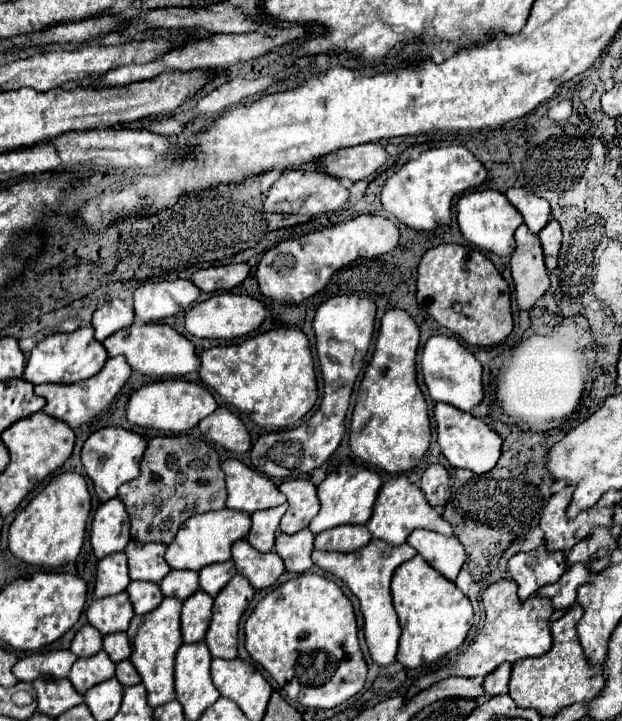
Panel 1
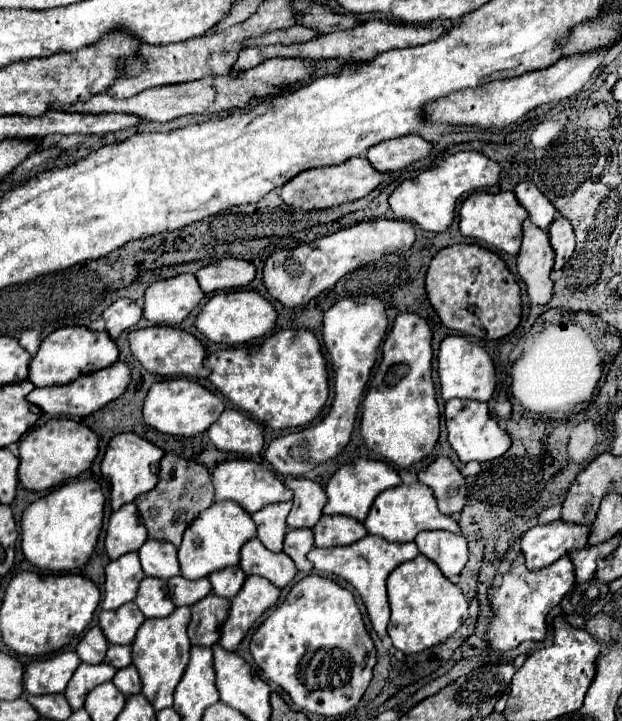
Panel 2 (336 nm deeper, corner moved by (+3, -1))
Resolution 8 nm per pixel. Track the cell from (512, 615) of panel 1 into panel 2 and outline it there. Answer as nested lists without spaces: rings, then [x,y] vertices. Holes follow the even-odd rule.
[[[518,554],[516,560],[510,564],[510,570],[500,576],[498,586],[490,590],[492,610],[496,612],[486,640],[490,642],[488,650],[506,652],[516,648],[524,640],[544,640],[546,636],[546,616],[552,608],[556,608],[566,592],[574,586],[574,564],[570,556],[562,556],[552,566],[540,570],[528,570],[524,564],[524,554]]]

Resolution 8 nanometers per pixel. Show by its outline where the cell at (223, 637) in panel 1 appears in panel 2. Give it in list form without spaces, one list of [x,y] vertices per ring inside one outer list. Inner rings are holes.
[[[248,576],[240,594],[232,598],[232,608],[228,620],[222,626],[220,646],[226,650],[236,650],[246,632],[254,622],[272,606],[280,596],[280,588],[262,576]]]

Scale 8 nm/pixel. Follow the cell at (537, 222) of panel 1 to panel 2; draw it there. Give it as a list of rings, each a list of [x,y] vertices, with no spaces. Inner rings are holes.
[[[520,182],[514,188],[514,194],[518,196],[520,204],[528,210],[530,220],[542,230],[548,230],[554,218],[558,216],[558,212],[552,206],[552,202],[538,190],[538,186],[534,182]]]

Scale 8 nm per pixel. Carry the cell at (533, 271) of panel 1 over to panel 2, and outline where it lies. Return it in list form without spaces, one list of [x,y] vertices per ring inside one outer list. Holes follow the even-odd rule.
[[[524,220],[524,238],[518,252],[518,274],[526,282],[530,302],[548,304],[552,298],[550,272],[554,266],[554,250],[546,230]]]

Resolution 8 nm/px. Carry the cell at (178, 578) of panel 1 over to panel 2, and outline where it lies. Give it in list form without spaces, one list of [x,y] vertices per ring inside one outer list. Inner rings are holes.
[[[174,576],[168,580],[168,592],[172,594],[172,602],[176,606],[192,606],[208,596],[208,592],[212,592],[212,586],[208,578],[186,580],[184,576]]]

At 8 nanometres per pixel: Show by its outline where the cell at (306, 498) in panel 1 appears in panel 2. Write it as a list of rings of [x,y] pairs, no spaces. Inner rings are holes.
[[[286,478],[284,482],[290,490],[294,490],[294,506],[288,514],[288,528],[314,528],[318,518],[322,516],[322,508],[326,504],[326,492],[320,484],[308,478]]]

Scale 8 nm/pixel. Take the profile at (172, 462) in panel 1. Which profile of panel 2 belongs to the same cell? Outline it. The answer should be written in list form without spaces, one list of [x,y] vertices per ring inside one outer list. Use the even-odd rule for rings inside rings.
[[[172,452],[166,454],[160,462],[160,482],[156,484],[156,490],[136,500],[142,522],[148,528],[148,536],[156,540],[168,540],[174,546],[180,546],[188,524],[212,504],[214,504],[214,490],[210,482],[210,472],[204,466],[188,462]]]

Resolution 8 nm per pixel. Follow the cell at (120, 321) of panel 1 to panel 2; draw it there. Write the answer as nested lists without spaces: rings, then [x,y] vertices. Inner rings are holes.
[[[122,298],[122,300],[116,300],[114,304],[110,304],[104,310],[102,318],[106,322],[106,332],[116,340],[124,330],[128,330],[140,322],[142,308],[136,302]]]

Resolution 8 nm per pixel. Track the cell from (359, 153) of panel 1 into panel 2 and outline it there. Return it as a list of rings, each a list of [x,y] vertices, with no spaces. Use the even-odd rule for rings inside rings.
[[[410,134],[392,138],[388,142],[380,142],[368,150],[368,160],[380,172],[402,170],[422,158],[426,158],[432,150],[432,142],[424,140],[422,136]]]

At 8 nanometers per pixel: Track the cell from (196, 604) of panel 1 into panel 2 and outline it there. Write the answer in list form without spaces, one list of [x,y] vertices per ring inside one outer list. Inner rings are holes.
[[[208,594],[192,606],[192,620],[188,626],[188,636],[194,646],[214,646],[220,640],[222,624],[228,616],[230,600],[216,594]]]

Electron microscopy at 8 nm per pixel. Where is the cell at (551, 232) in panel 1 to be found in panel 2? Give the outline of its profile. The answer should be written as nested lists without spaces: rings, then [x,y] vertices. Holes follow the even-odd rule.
[[[558,218],[550,226],[550,242],[556,250],[554,270],[560,270],[574,252],[574,230],[566,218]]]

